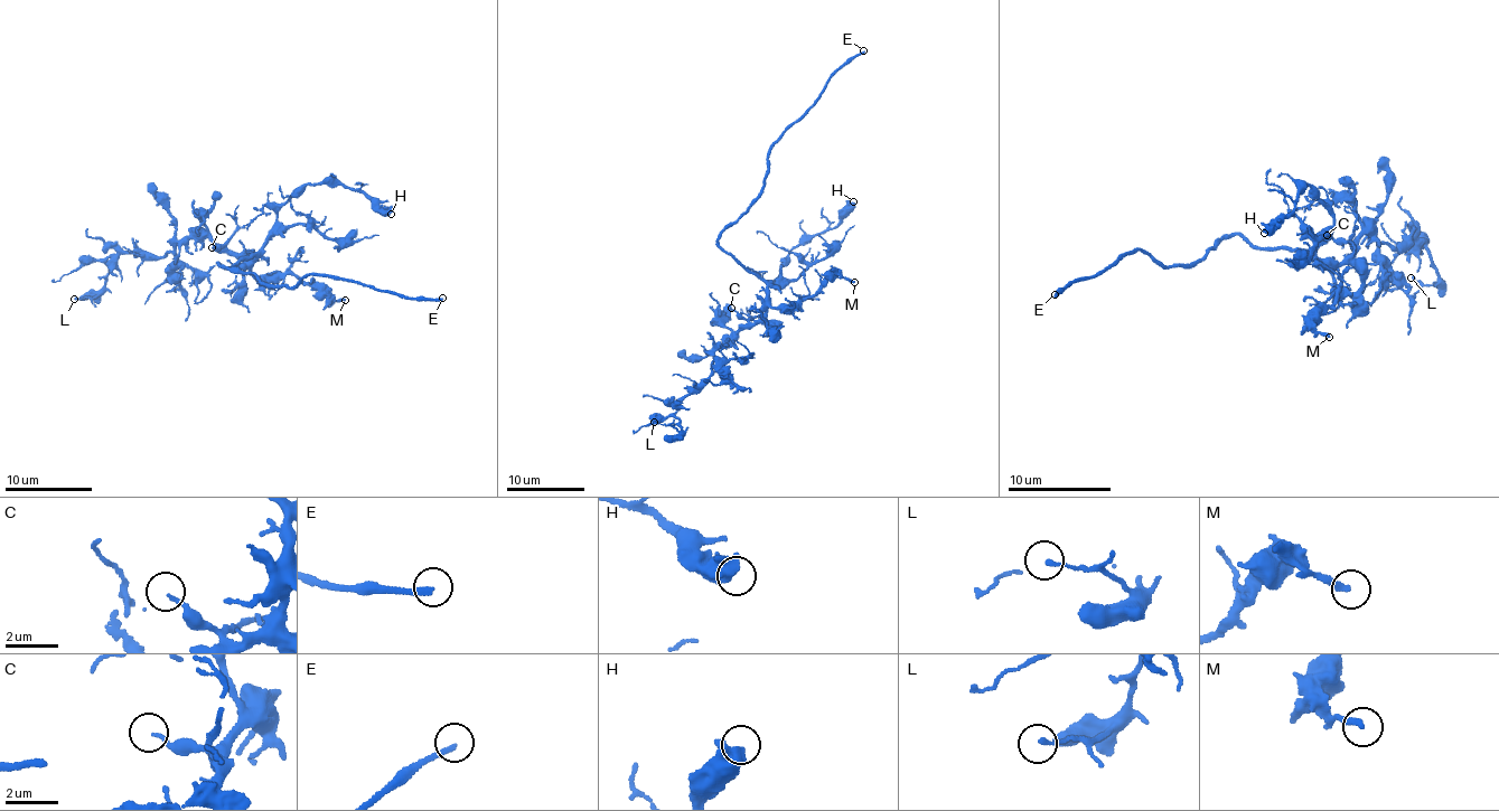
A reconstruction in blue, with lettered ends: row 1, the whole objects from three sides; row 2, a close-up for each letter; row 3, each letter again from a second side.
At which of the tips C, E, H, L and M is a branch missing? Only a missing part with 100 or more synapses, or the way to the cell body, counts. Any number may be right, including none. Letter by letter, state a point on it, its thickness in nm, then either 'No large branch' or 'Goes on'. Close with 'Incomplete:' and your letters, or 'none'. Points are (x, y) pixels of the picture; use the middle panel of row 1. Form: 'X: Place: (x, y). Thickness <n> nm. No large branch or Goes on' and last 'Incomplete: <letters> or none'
C: Place: (731, 308). Thickness 120 nm. No large branch
E: Place: (863, 50). Thickness 240 nm. Goes on
H: Place: (853, 201). Thickness 700 nm. No large branch
L: Place: (654, 422). Thickness 150 nm. No large branch
M: Place: (854, 282). Thickness 240 nm. No large branch
Incomplete: E

